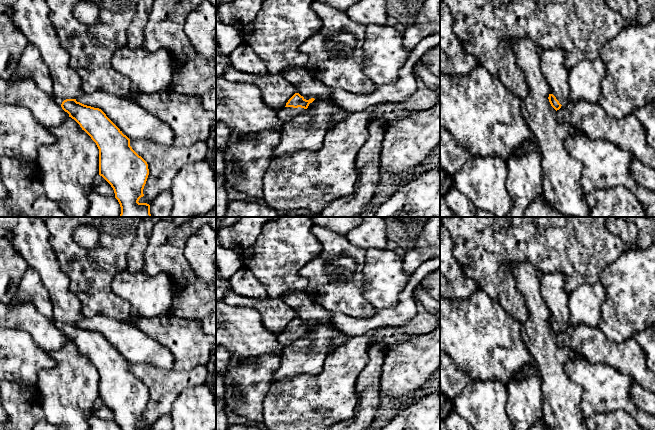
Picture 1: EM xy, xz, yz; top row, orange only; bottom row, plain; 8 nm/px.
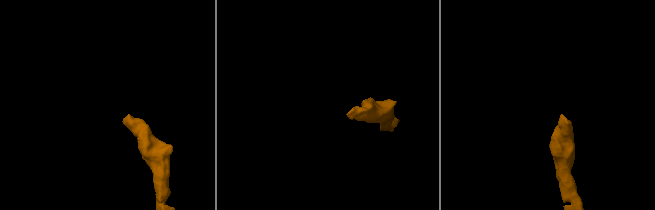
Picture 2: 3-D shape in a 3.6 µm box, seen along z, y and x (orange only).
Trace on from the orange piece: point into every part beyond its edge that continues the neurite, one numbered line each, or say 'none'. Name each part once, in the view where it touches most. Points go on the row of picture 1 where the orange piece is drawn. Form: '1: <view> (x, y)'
1: xz (285, 114)

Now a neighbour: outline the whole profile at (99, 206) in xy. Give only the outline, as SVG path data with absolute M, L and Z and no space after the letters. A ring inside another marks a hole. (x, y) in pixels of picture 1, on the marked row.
M95 188L88 189L89 209L85 217L120 217L121 207L115 197L103 196Z

